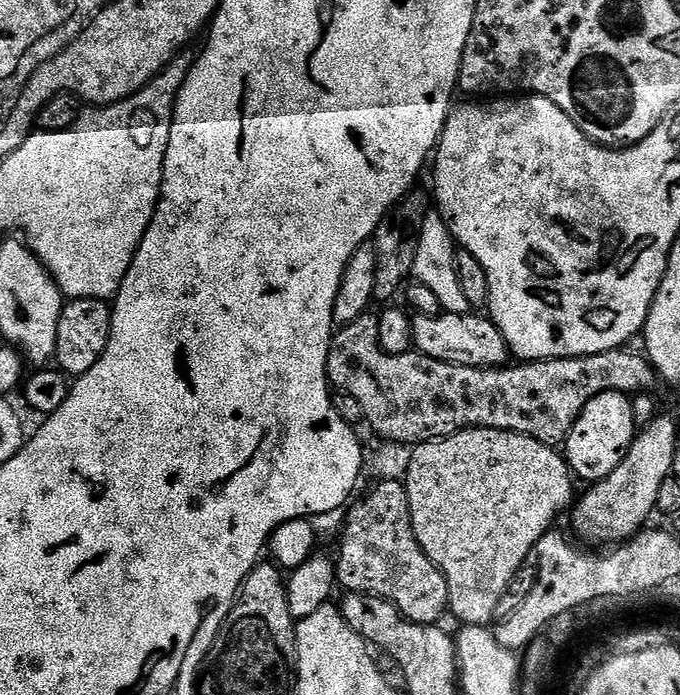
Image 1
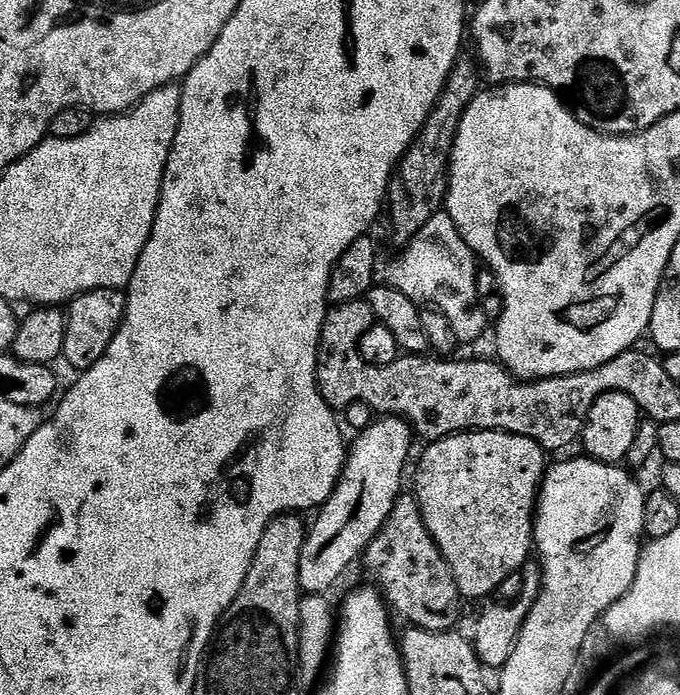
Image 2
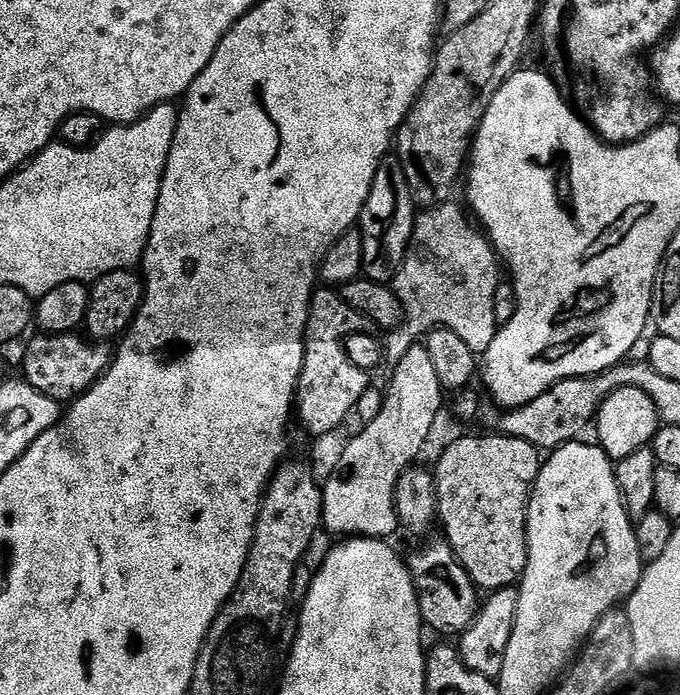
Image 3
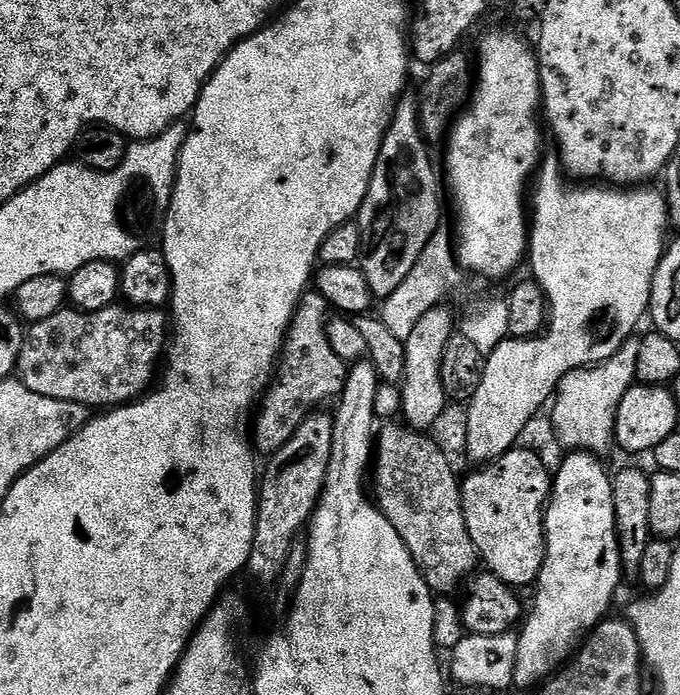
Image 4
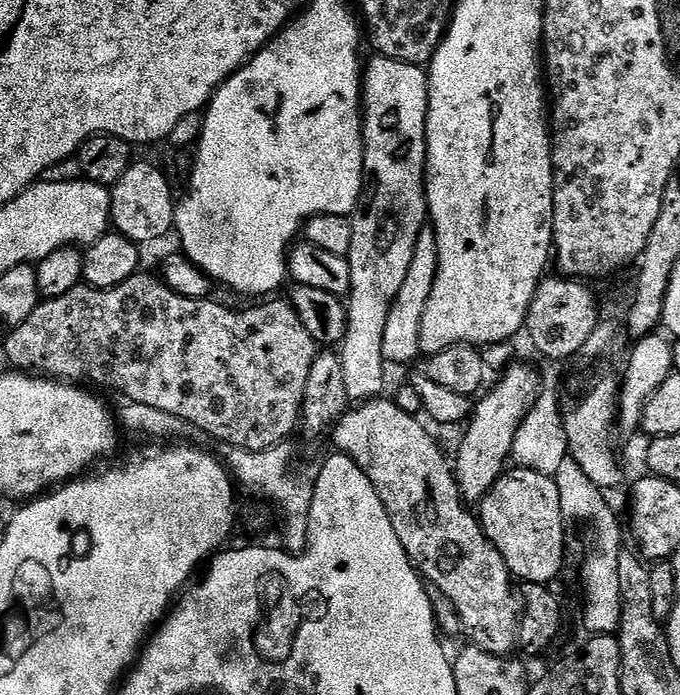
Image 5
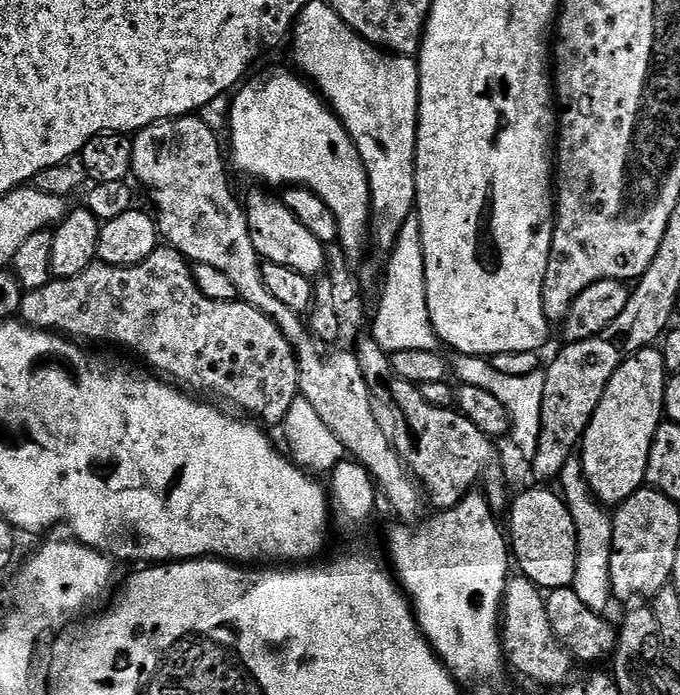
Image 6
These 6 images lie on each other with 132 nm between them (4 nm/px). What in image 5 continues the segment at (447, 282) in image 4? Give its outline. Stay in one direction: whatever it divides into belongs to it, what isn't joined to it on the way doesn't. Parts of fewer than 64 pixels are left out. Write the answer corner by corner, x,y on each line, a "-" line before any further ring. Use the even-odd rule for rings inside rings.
424,227
418,234
418,242
414,246
414,258
410,268
406,270
406,278
402,281
402,288
394,298
390,318
386,318
386,330
382,334
382,350
384,359
389,365
408,364
420,351
420,323
422,314
426,310
426,302
430,290
434,286
436,277
436,233
431,227

